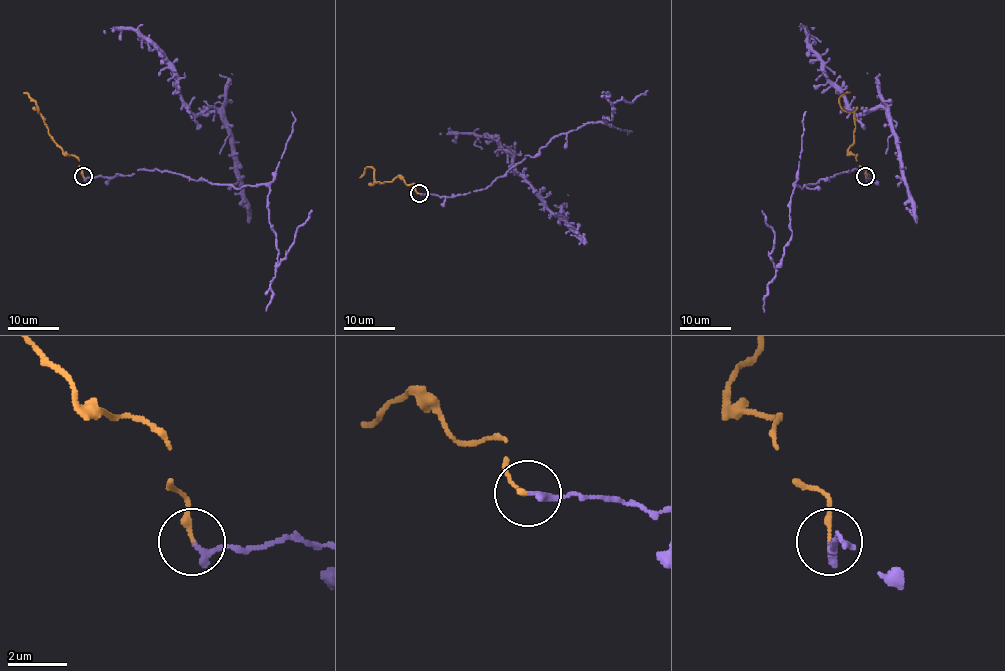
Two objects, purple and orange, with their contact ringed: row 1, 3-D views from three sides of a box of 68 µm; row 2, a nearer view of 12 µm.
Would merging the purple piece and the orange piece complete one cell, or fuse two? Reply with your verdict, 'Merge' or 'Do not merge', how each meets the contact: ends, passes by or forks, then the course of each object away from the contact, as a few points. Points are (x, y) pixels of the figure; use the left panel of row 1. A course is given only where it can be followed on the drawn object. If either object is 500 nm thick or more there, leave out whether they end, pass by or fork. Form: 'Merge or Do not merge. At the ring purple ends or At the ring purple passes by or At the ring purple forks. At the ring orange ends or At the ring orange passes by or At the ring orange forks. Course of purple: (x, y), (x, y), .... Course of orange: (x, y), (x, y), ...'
Merge. At the ring purple ends. At the ring orange ends. Course of purple: (82, 176), (114, 177), (157, 168), (237, 189), (265, 184), (277, 266), (311, 210). Course of orange: (82, 176), (78, 160), (56, 142), (35, 101), (24, 92)

